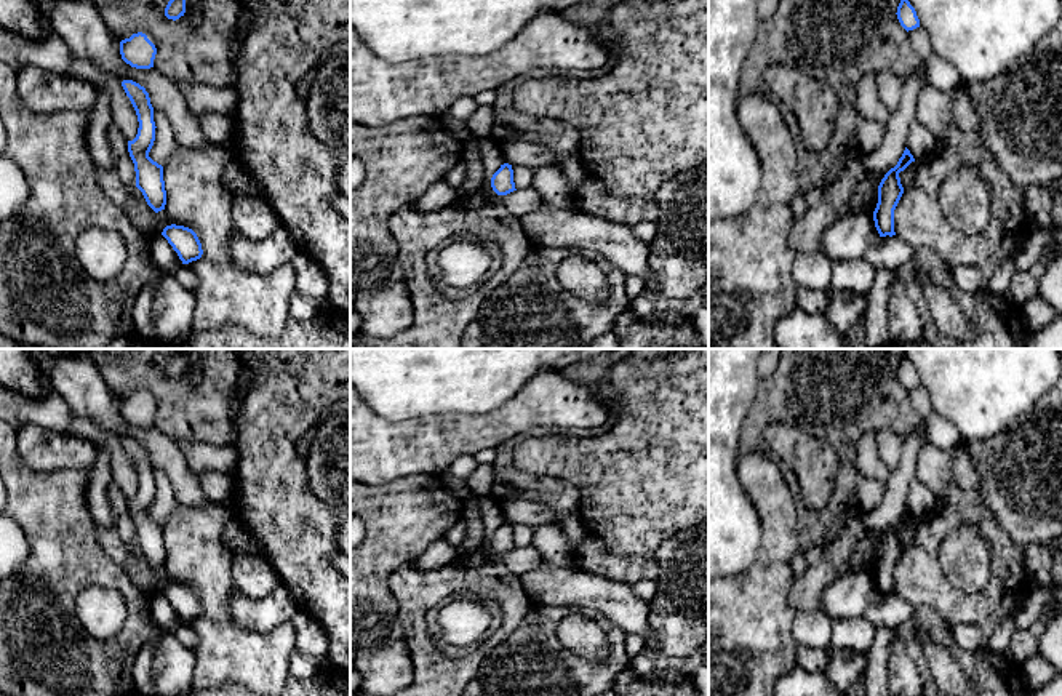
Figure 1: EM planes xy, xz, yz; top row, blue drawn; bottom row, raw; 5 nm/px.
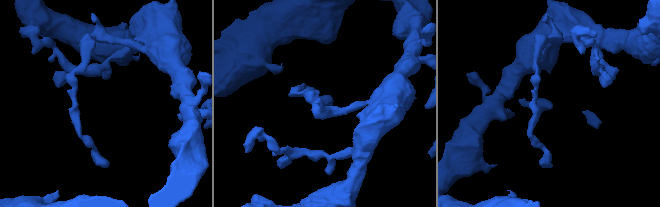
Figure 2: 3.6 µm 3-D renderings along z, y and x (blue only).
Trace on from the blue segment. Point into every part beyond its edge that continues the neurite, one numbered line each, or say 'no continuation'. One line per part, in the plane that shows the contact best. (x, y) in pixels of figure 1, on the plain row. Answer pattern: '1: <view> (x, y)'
no continuation

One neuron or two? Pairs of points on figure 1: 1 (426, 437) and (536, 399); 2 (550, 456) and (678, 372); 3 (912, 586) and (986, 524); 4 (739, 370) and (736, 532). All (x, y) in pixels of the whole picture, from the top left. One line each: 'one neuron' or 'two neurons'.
1: one neuron
2: one neuron
3: one neuron
4: one neuron

